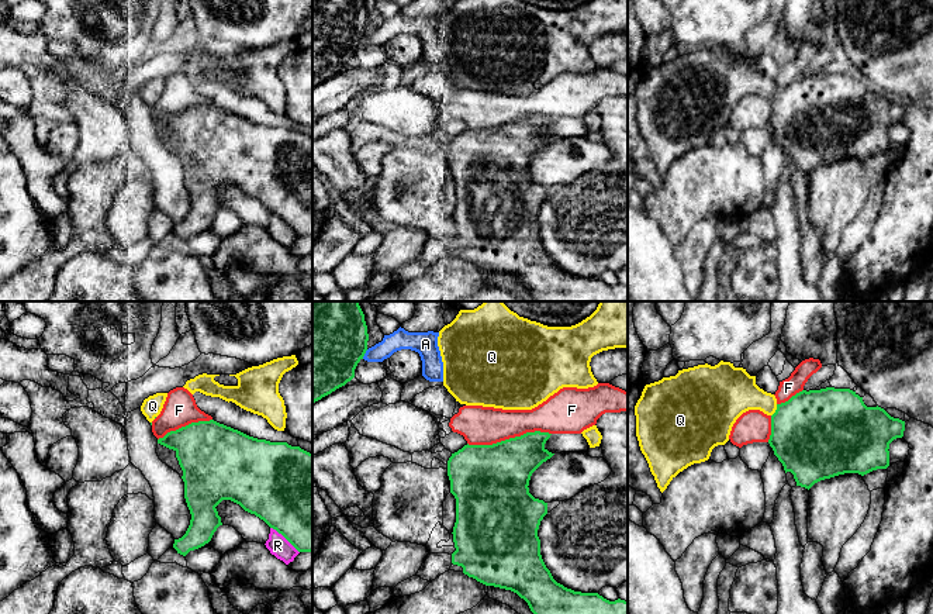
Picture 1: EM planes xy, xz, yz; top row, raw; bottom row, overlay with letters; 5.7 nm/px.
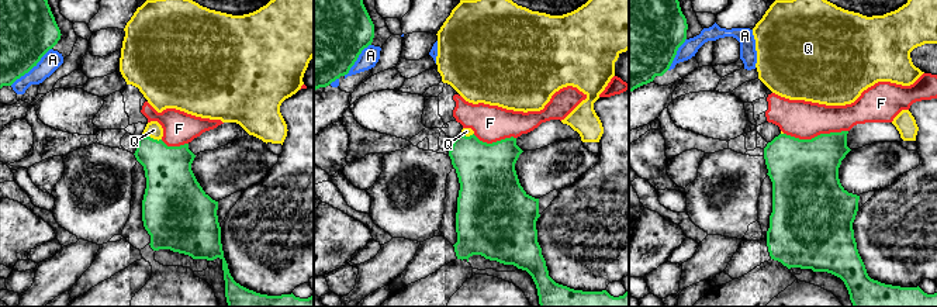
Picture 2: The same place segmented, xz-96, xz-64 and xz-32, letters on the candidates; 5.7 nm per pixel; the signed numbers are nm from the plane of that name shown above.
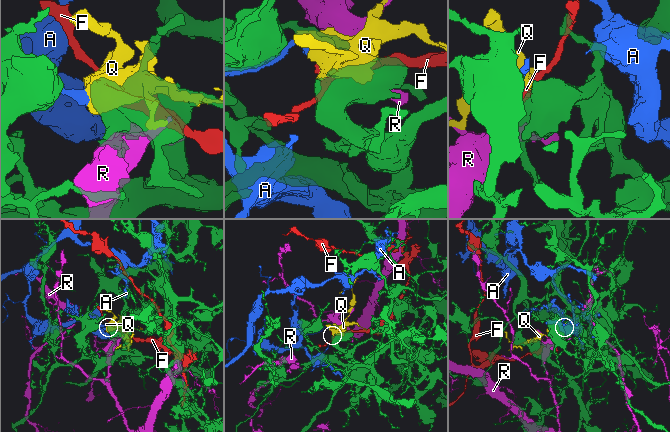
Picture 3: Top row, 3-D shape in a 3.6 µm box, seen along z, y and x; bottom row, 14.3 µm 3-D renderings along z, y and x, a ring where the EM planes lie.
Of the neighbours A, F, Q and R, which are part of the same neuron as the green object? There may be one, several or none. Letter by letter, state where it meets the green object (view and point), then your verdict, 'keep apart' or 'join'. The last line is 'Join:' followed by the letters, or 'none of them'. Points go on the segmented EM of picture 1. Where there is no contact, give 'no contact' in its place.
A: meets green in xz at (365, 352); keep apart
F: meets green in xz at (510, 438); keep apart
Q: meets green in yz at (776, 410); join
R: meets green in xy at (284, 537); keep apart
Join: Q

